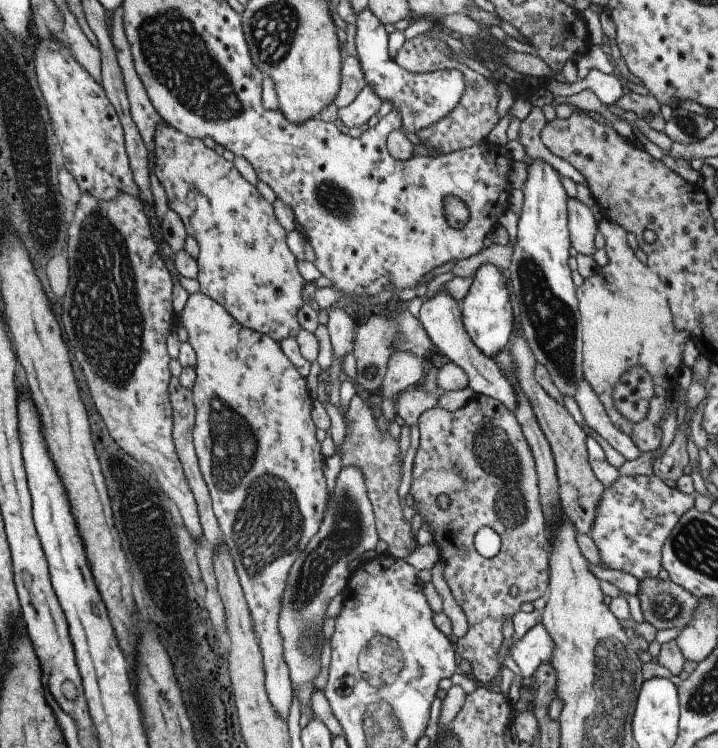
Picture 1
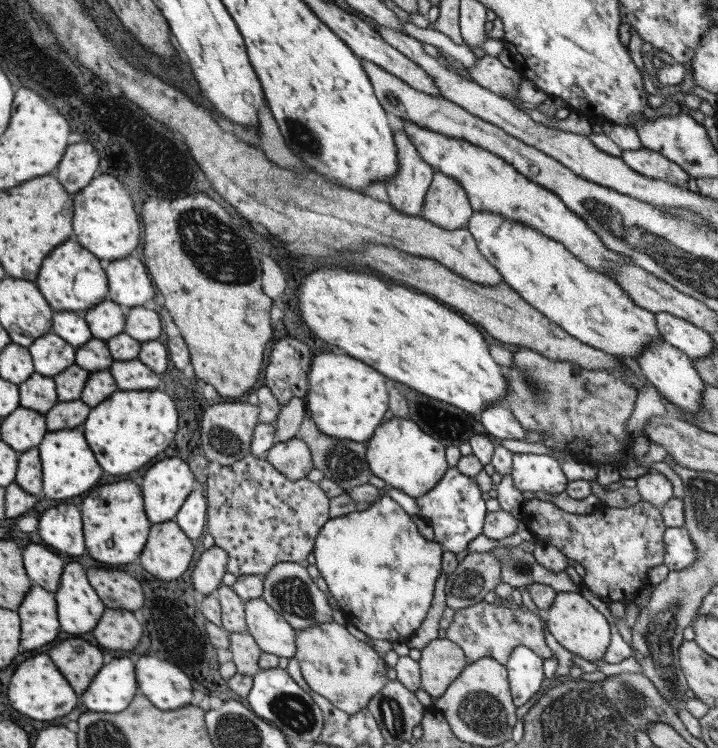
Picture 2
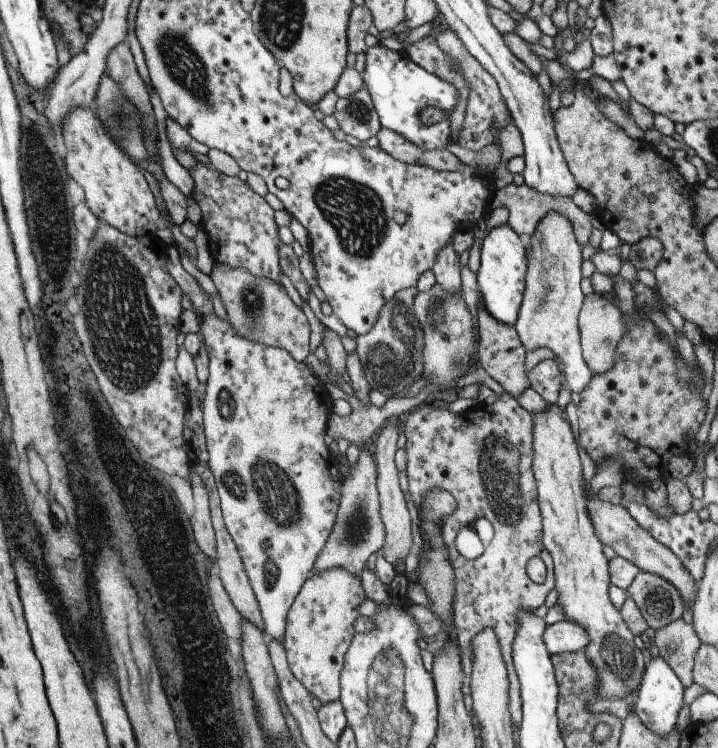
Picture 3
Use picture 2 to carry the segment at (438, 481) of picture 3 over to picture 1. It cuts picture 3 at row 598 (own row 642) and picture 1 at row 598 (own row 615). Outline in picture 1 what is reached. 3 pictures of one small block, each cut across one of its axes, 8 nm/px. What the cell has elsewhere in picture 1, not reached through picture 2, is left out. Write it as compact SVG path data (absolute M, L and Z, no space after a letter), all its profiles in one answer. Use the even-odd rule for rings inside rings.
M483 394L475 395L455 411L438 406L426 410L418 420L418 428L420 444L413 460L408 500L413 510L422 516L424 524L429 526L431 543L438 548L440 562L445 565L444 579L468 621L465 636L454 641L455 652L459 659L470 662L478 684L499 683L501 664L498 654L504 644L504 622L512 621L524 602L534 602L549 591L551 544L542 512L535 460L515 412L500 400ZM442 495L450 498L446 510L438 506L438 497ZM484 527L492 528L501 538L500 552L494 558L486 559L474 548L475 532ZM512 586L518 588L516 596L509 593Z

